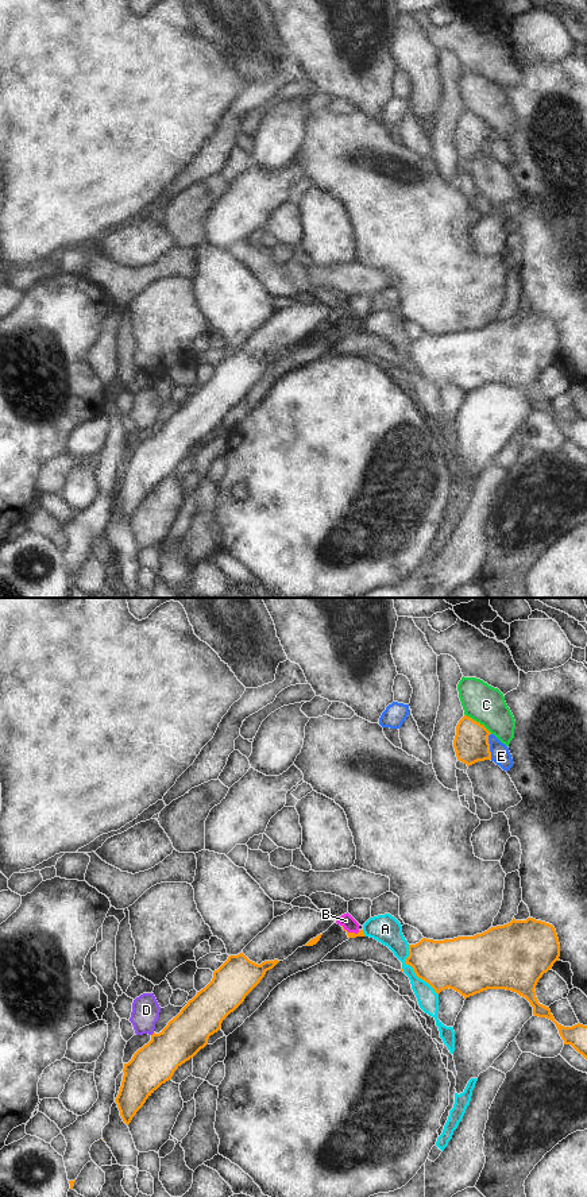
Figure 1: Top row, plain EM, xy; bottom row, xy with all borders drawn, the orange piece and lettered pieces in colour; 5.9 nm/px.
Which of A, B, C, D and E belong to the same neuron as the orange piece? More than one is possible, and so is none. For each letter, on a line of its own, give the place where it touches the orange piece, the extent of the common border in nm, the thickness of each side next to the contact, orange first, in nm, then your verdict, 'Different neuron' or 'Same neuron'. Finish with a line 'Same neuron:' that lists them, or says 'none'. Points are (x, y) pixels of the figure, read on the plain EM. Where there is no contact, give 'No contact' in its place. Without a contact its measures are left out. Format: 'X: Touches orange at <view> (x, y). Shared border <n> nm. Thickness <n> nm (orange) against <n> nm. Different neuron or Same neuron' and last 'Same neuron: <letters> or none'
A: Touches orange at xy (413, 365). Shared border 360 nm. Thickness 300 nm (orange) against 140 nm. Different neuron
B: Touches orange at xy (351, 328). Shared border 120 nm. Thickness 40 nm (orange) against 80 nm. Different neuron
C: Touches orange at xy (478, 118). Shared border 200 nm. Thickness 200 nm (orange) against 220 nm. Different neuron
D: Touches orange at xy (153, 429). Shared border 30 nm. Thickness 240 nm (orange) against 160 nm. Different neuron
E: Touches orange at xy (489, 142). Shared border 160 nm. Thickness 200 nm (orange) against 110 nm. Different neuron
Same neuron: none.

